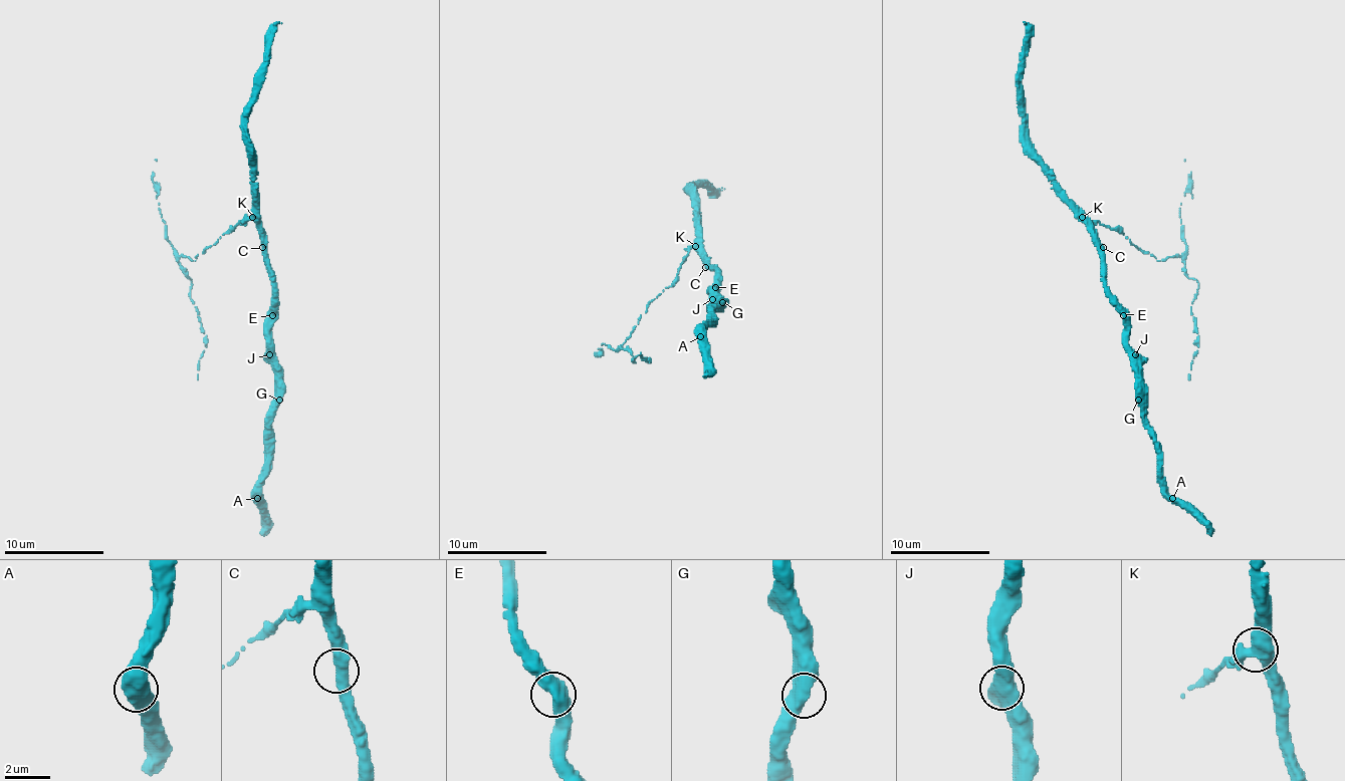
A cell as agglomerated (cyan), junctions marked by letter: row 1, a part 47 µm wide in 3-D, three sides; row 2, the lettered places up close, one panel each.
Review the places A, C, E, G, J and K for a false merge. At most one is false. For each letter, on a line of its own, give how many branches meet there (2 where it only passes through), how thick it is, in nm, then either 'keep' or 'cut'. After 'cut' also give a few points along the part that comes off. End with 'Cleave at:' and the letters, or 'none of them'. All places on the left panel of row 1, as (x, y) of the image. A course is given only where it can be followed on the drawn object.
A: 2 | 480 nm | keep
C: 2 | 440 nm | keep
E: 2 | 500 nm | keep
G: 2 | 500 nm | keep
J: 3 | 400 nm | keep
K: 3 | 480 nm | cut | (252, 217), (232, 227), (194, 260), (179, 257), (182, 272), (192, 282), (189, 295), (207, 335), (197, 379)
Cleave at: K

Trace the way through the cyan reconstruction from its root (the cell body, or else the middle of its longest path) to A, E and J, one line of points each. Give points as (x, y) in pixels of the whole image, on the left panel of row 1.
A: (264, 247), (272, 280), (274, 400), (267, 445), (267, 475), (257, 498)
E: (264, 247), (272, 280), (272, 315)
J: (264, 247), (272, 280), (269, 354)

